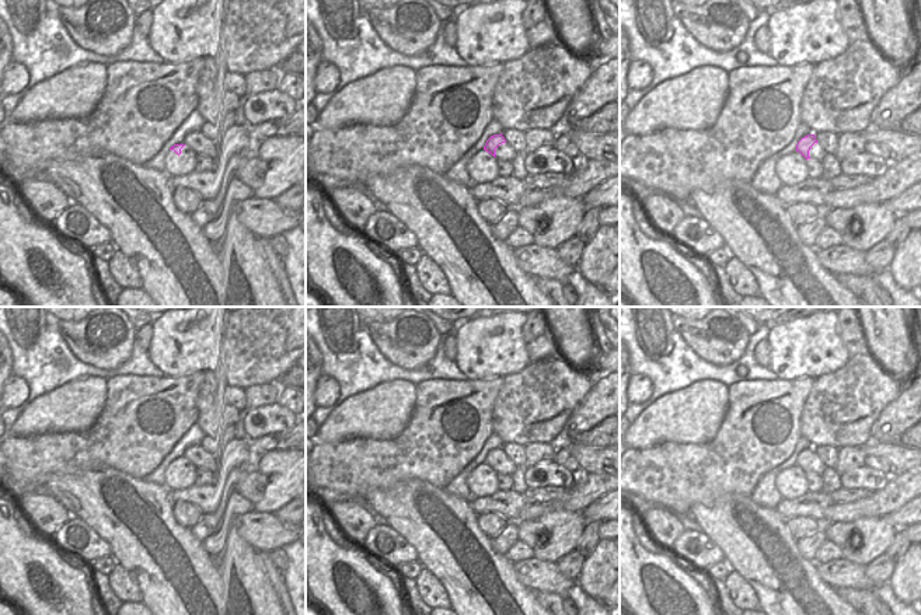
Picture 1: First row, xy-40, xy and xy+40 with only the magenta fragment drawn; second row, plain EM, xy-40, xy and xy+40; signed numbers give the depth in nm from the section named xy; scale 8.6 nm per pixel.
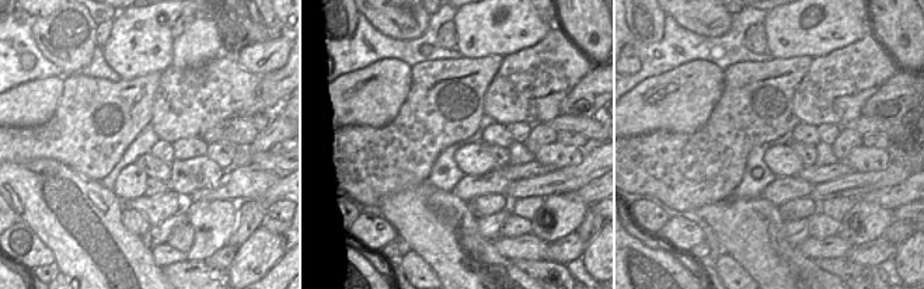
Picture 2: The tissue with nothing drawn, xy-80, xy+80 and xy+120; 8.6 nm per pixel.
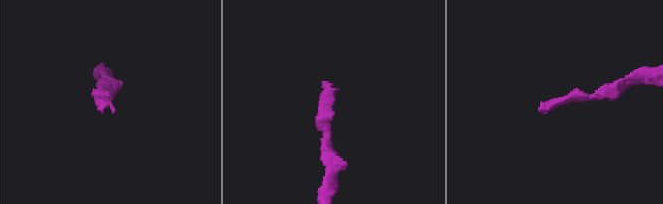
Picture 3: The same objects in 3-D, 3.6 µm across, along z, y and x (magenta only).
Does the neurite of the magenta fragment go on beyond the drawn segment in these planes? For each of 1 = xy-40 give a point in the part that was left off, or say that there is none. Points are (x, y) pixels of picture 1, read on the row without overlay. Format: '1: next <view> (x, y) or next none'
1: next none

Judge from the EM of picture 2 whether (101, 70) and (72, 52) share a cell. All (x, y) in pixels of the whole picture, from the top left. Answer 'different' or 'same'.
same

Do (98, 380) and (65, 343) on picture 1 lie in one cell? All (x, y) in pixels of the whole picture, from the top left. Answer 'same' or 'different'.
same

